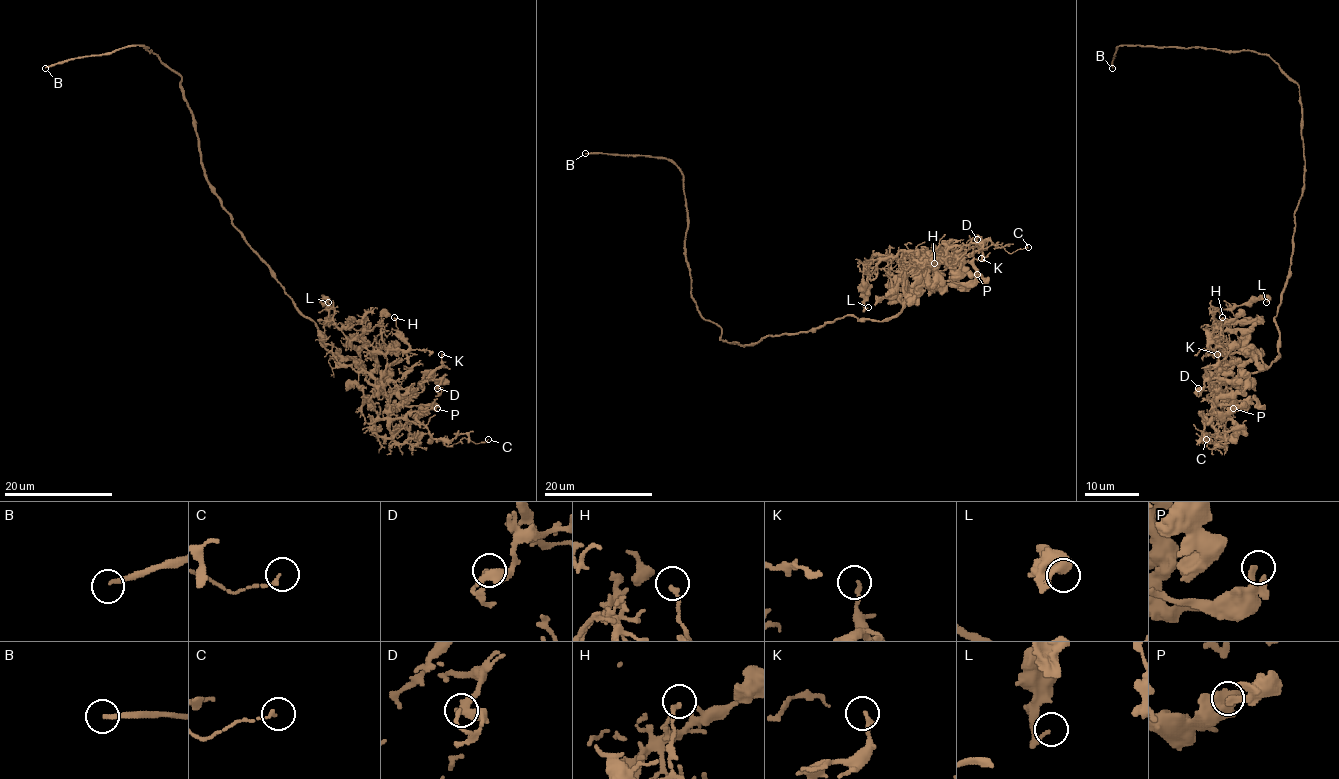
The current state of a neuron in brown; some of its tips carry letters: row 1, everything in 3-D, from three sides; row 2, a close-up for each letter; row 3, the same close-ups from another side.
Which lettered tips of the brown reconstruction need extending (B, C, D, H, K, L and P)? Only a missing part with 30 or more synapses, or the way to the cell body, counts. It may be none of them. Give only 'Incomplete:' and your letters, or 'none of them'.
Incomplete: B

